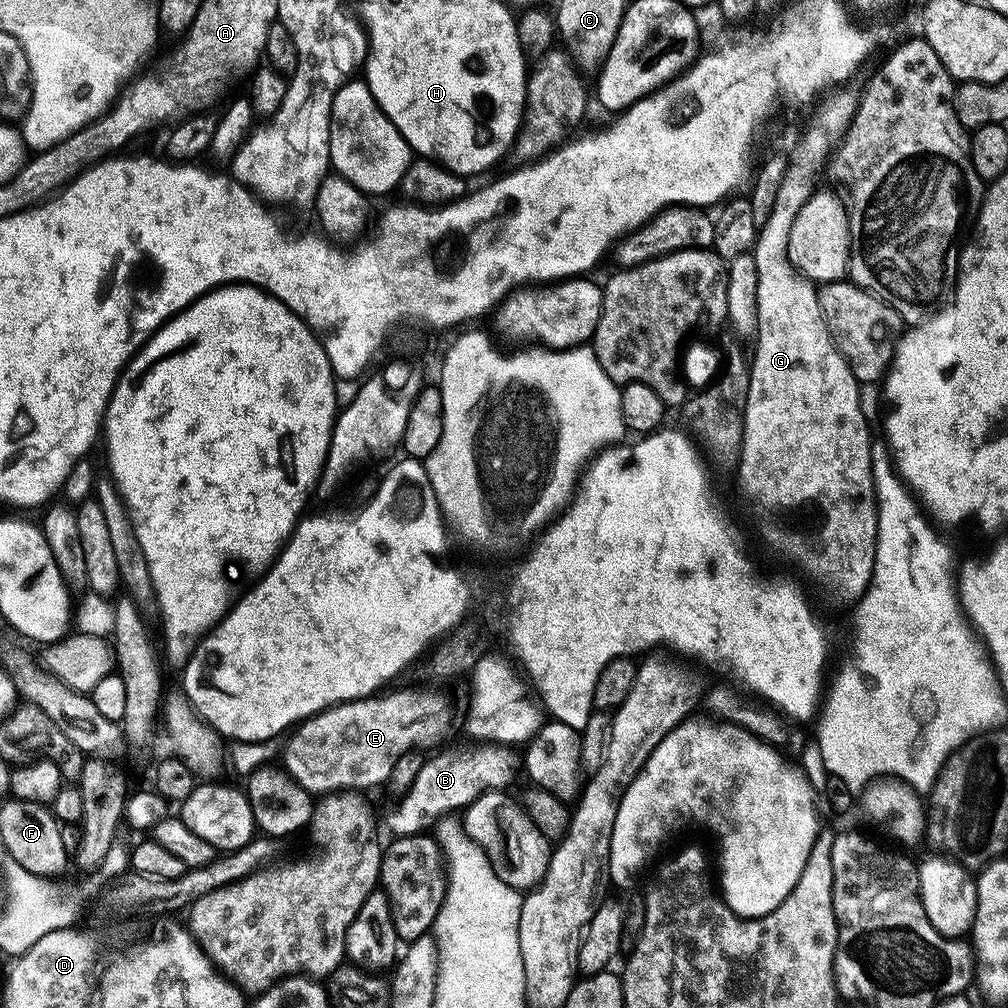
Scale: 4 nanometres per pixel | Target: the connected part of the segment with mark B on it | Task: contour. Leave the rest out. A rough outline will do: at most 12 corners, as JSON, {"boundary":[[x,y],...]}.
{"boundary":[[476,742],[427,757],[389,812],[393,835],[509,787],[521,755]]}

